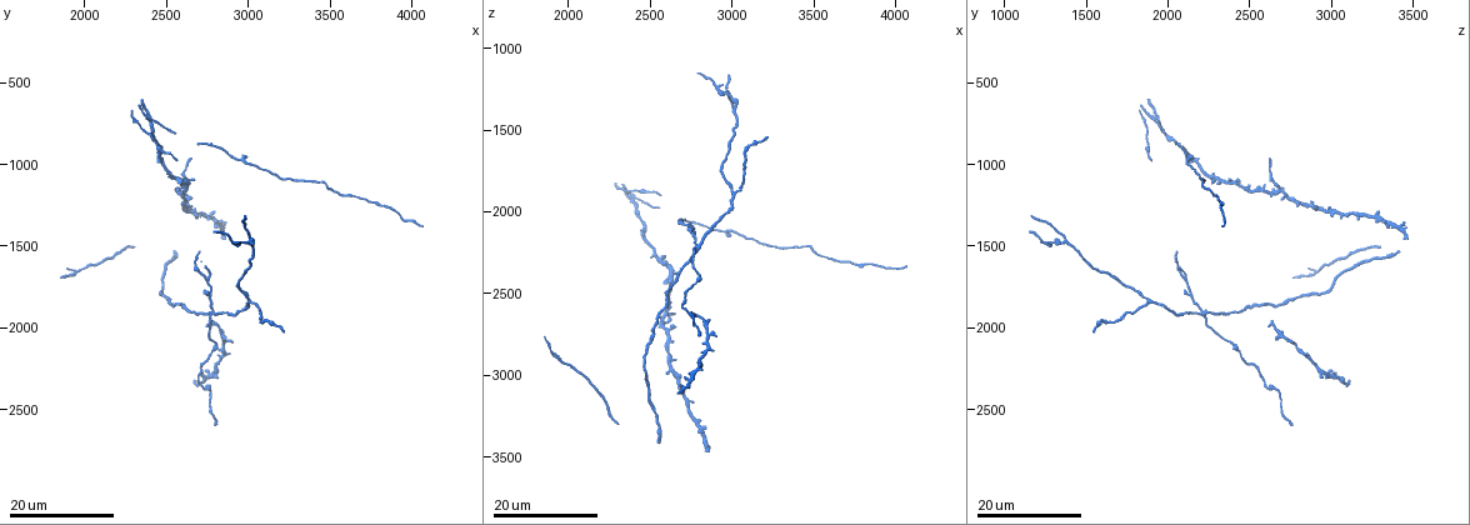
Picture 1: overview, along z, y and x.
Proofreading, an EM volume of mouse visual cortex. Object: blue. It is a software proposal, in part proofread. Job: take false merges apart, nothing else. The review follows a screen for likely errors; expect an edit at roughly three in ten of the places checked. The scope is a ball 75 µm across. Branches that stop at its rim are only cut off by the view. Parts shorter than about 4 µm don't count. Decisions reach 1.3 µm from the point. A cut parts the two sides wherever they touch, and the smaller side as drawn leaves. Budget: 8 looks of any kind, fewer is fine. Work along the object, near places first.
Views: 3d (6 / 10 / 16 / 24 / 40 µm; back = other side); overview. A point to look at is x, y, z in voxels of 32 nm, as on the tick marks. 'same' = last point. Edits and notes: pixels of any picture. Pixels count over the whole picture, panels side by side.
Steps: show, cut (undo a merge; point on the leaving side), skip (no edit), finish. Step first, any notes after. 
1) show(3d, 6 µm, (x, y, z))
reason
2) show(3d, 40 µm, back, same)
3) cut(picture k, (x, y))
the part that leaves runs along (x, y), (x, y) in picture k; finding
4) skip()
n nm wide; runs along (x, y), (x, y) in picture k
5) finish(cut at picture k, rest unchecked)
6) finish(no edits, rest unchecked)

show(3d, 16 µm, (3000, 1460, 1380))
side arm on a straight run

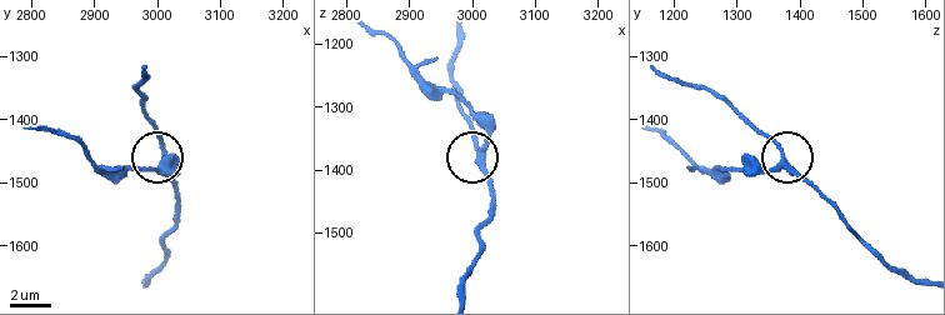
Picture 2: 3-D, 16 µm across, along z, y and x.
show(3d, 6 µm, (3010, 1465, 1375))
zoom in

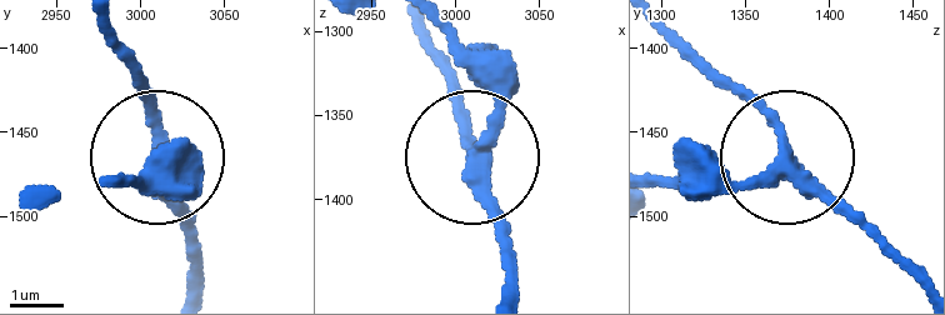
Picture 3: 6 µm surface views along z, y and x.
skip()
280 nm wide; runs along (184, 283), (184, 216), (158, 109), (116, 33) in picture 3; all the same neuron

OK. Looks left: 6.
show(3d, 24 µm, (3160, 1980, 1580))
three arms meet

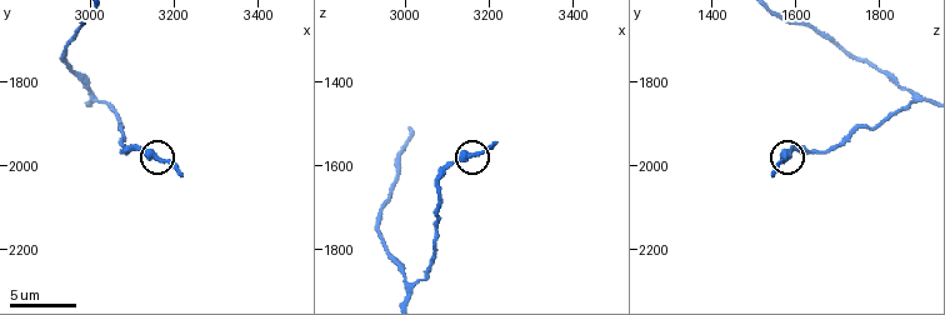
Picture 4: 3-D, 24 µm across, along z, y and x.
show(3d, 6 µm, (3165, 1980, 1580))

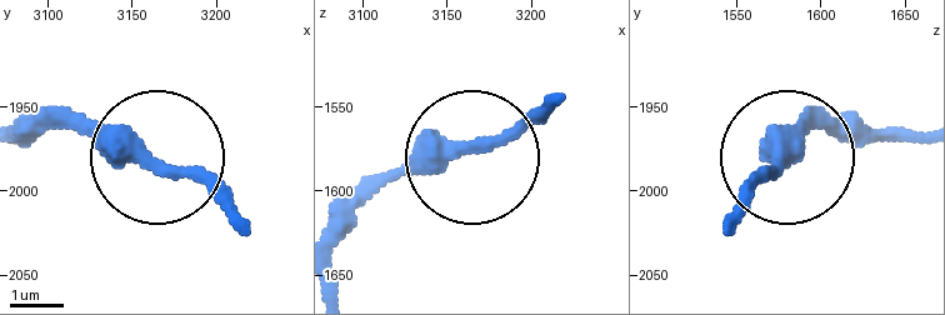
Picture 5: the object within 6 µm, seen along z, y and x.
skip()
3 arms; runs along (23, 130), (139, 153), (241, 233) in picture 5; one neuron here

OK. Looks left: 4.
show(3d, 24 µm, (2760, 1920, 2240))
four arms meet

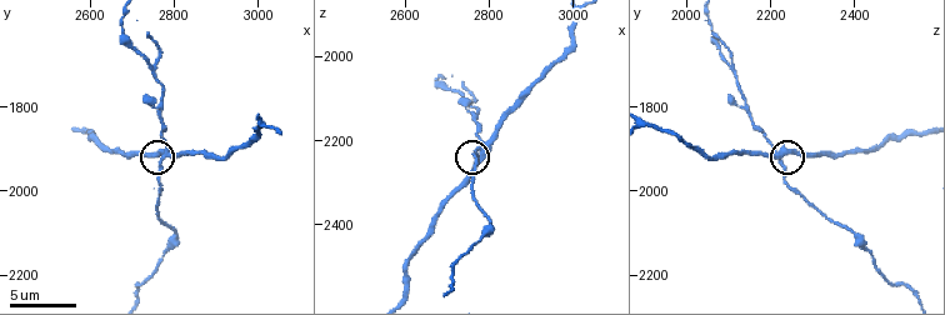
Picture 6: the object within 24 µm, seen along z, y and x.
show(3d, 6 µm, (2780, 1920, 2220))

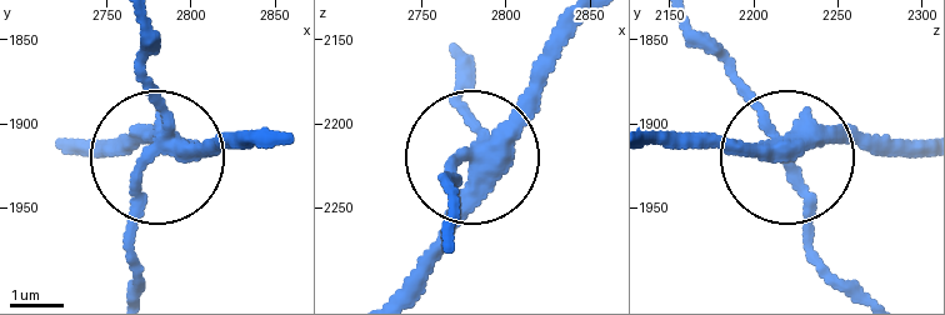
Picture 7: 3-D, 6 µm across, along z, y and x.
cut(picture 7, (224, 146))
320 nm wide; a second neuron is stuck on

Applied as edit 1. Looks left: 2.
finish(cut at picture 7, rest unchecked)

